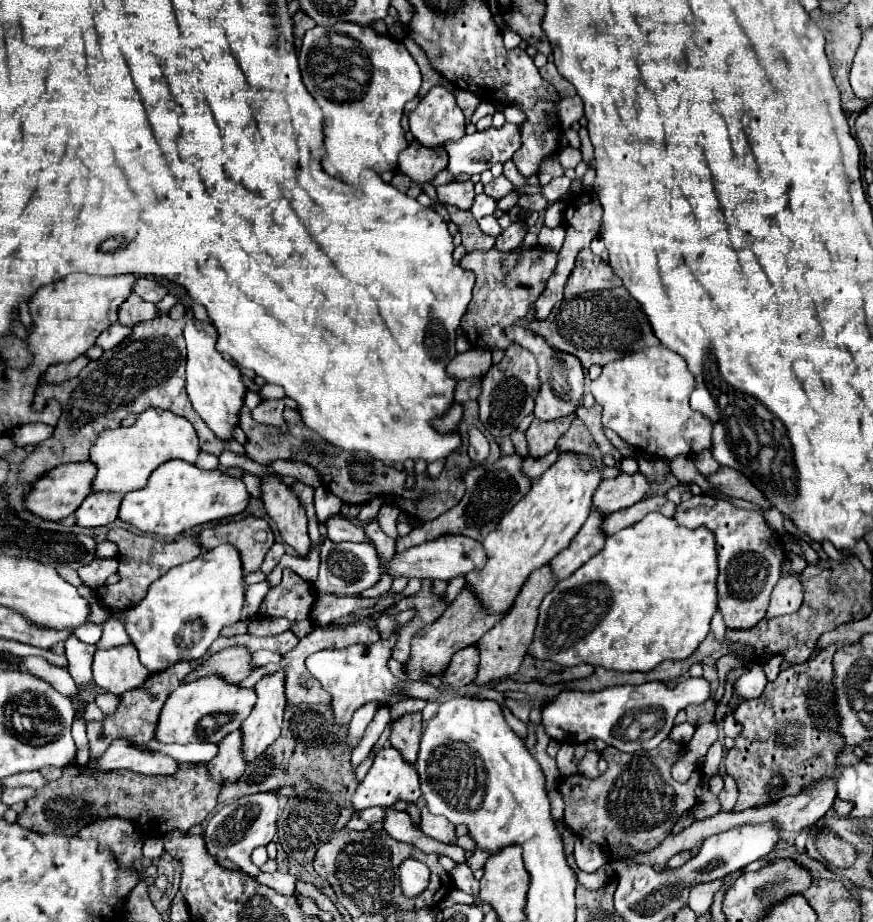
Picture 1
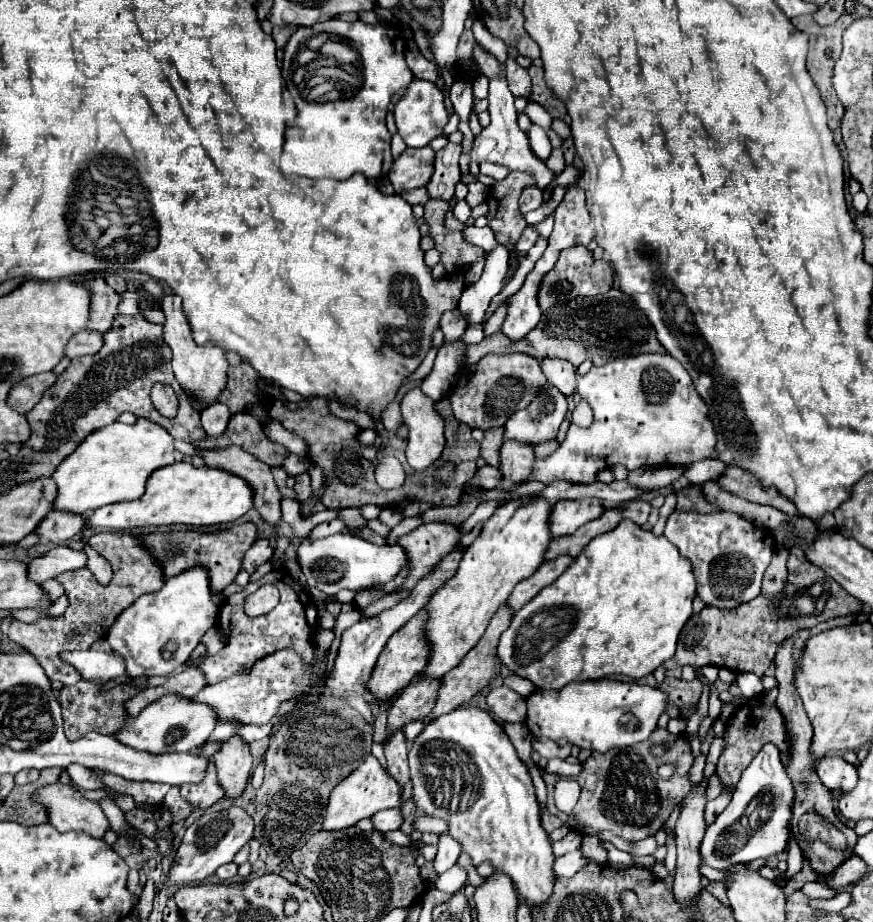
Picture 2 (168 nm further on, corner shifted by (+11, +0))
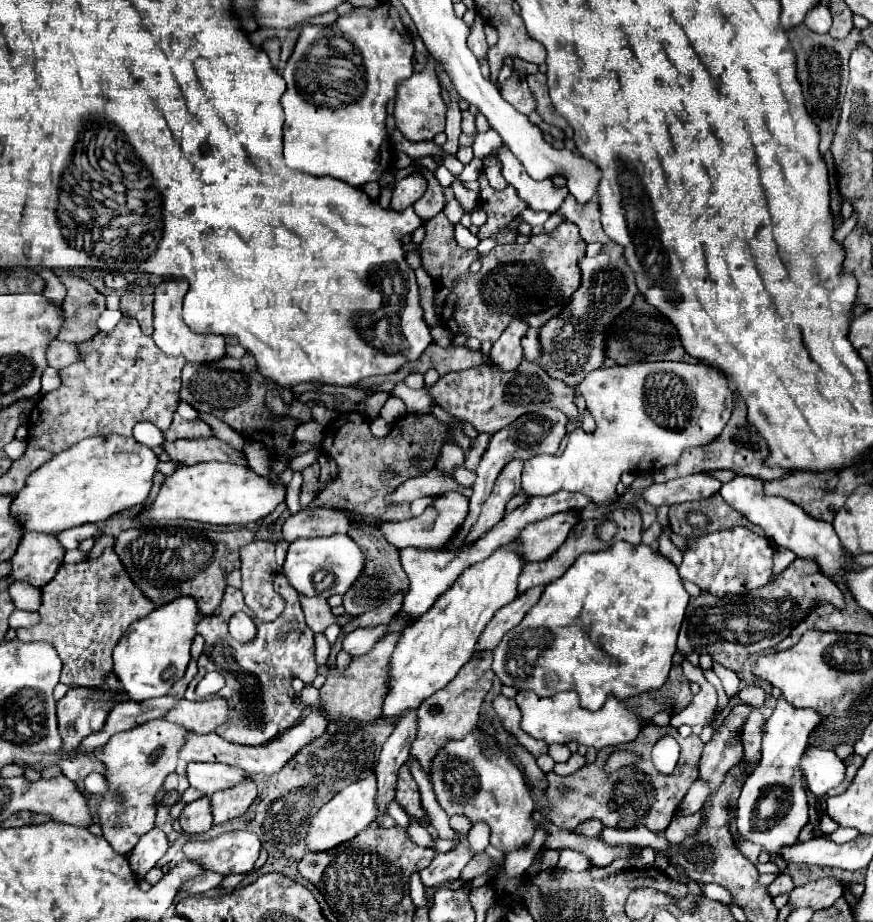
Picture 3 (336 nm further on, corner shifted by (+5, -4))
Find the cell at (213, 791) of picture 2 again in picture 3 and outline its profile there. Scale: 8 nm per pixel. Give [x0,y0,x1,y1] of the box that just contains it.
[179,798,213,834]

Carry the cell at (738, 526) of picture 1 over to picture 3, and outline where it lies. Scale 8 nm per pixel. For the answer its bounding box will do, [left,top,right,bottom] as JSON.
[677,526,773,596]

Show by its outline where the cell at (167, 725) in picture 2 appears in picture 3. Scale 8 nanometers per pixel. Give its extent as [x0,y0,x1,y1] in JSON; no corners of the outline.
[97,718,189,854]

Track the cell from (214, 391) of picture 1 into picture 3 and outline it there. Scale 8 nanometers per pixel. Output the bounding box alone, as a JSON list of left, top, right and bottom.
[153,278,225,364]

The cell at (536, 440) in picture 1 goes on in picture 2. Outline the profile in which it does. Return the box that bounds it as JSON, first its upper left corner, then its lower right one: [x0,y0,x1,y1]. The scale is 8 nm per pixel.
[501,440,535,488]

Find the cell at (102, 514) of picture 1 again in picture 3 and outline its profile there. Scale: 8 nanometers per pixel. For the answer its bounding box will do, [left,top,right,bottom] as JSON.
[9,532,65,588]

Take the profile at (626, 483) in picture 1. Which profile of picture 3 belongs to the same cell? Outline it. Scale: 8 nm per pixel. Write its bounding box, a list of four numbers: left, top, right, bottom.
[517,512,579,562]

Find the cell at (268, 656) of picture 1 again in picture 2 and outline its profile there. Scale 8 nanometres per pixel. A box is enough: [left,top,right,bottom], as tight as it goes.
[199,568,317,684]

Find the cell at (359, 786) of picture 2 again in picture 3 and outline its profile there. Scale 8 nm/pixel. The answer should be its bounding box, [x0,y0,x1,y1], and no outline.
[307,774,377,852]

